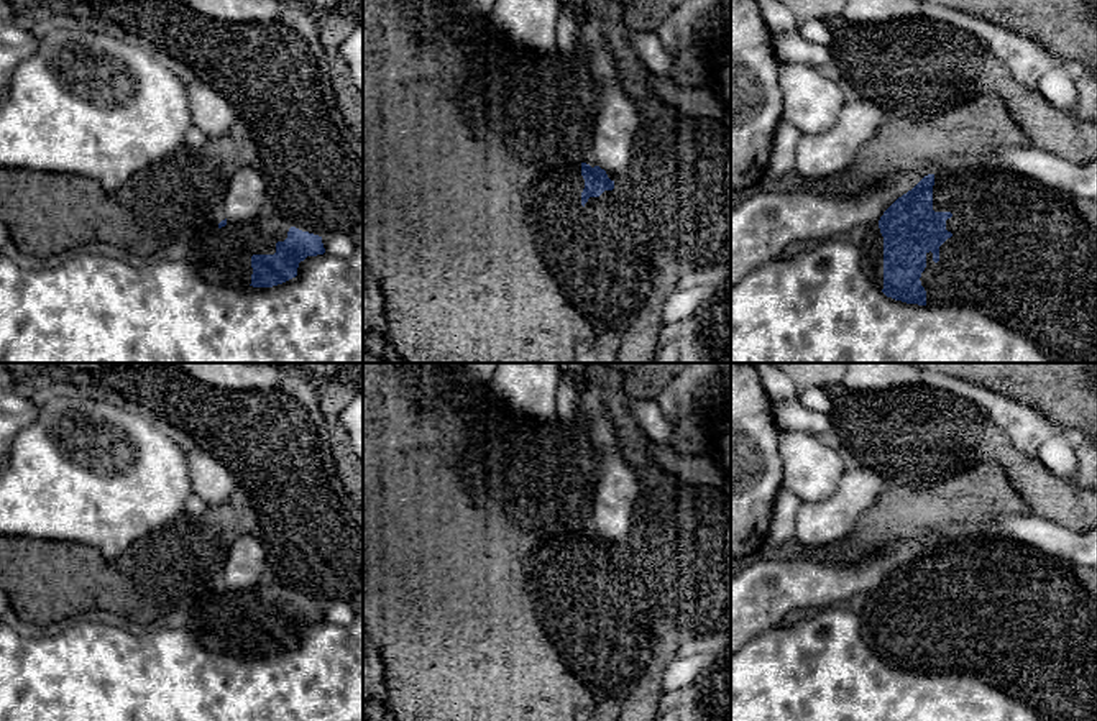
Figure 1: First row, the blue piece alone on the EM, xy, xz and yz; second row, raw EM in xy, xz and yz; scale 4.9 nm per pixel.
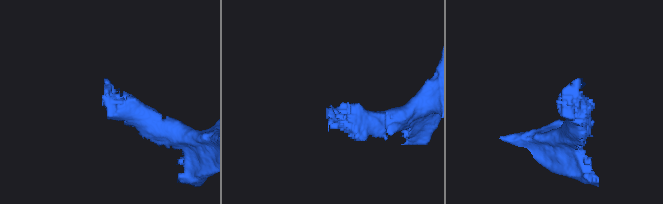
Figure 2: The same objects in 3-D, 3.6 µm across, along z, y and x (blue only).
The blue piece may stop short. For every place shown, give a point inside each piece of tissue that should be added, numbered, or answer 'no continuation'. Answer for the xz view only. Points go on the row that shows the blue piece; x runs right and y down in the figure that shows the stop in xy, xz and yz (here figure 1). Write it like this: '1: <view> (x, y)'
1: xz (600, 255)

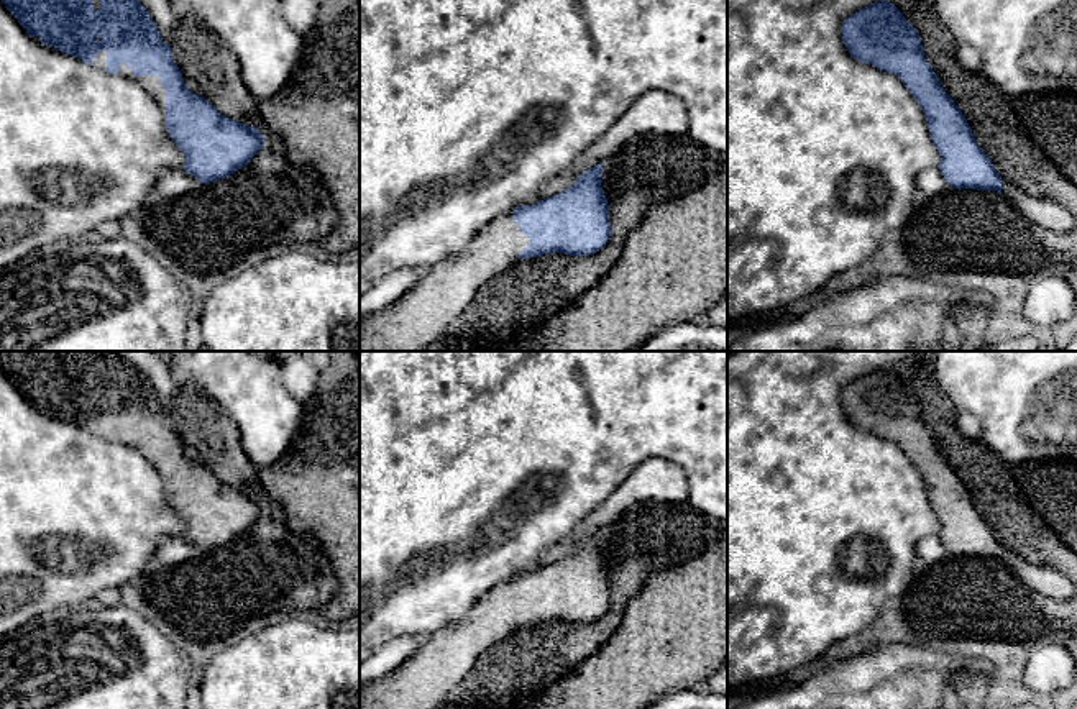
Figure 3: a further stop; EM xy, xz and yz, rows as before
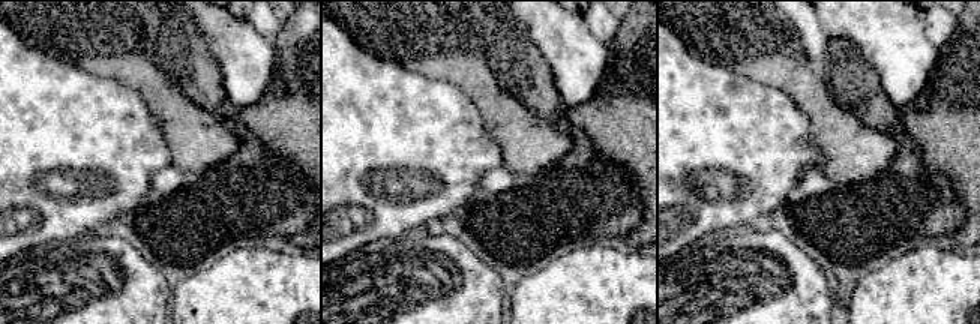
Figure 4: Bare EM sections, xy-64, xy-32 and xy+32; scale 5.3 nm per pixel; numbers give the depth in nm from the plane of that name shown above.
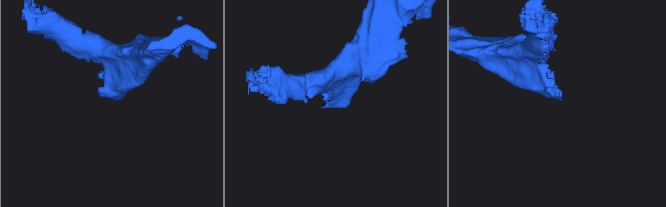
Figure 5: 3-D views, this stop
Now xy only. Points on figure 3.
1: xy (151, 84)

